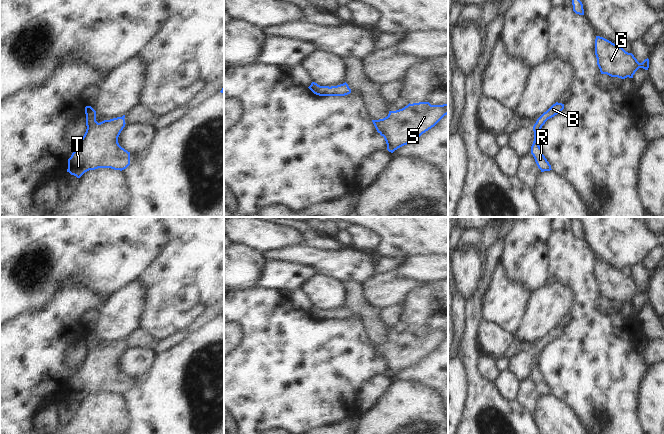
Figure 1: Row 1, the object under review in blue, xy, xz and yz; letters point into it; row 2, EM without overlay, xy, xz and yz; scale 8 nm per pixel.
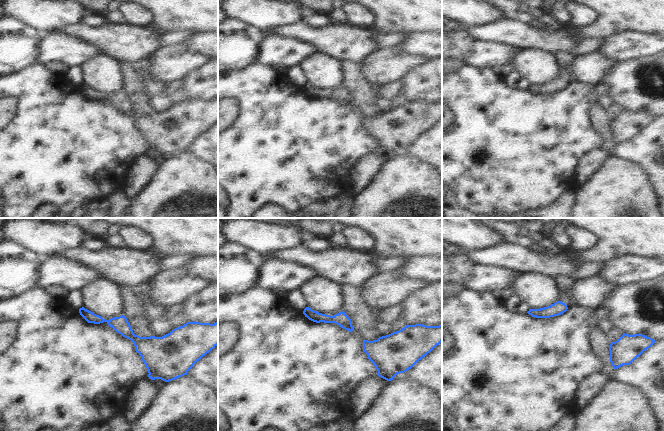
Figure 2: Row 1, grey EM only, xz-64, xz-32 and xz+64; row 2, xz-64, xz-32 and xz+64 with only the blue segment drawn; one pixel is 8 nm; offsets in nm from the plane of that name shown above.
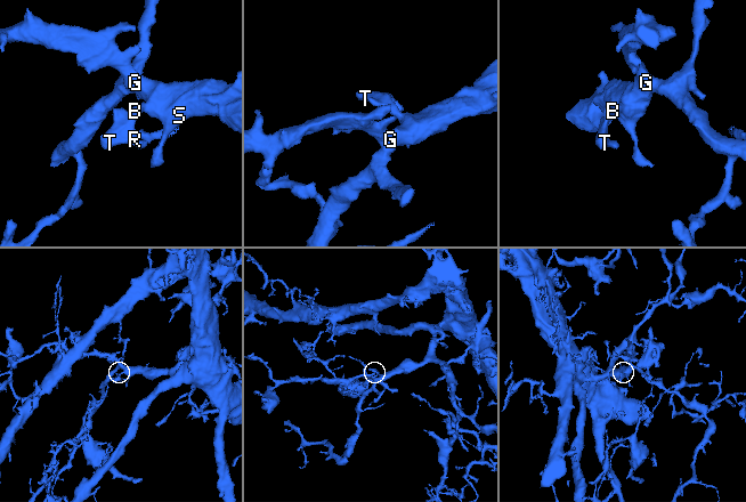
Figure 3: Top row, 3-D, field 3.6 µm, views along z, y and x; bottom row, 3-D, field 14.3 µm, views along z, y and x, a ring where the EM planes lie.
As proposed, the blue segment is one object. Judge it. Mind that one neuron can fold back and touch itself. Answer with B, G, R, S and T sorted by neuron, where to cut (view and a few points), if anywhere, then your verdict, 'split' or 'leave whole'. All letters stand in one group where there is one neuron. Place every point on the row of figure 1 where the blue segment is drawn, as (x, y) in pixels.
groups B G R S T; cut none; leave whole

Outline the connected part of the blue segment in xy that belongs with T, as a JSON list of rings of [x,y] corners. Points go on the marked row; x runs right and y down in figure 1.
[[[91,106],[85,107],[85,114],[87,129],[68,159],[67,172],[80,178],[85,172],[98,168],[126,169],[130,165],[130,152],[118,143],[126,124],[125,115],[98,123]]]

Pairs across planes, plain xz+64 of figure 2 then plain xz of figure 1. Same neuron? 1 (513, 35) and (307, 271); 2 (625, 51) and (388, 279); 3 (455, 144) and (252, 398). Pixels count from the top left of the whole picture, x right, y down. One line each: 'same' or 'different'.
1: different
2: different
3: same

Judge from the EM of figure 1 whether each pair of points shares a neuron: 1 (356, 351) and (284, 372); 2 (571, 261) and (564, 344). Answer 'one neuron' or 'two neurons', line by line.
1: one neuron
2: one neuron

